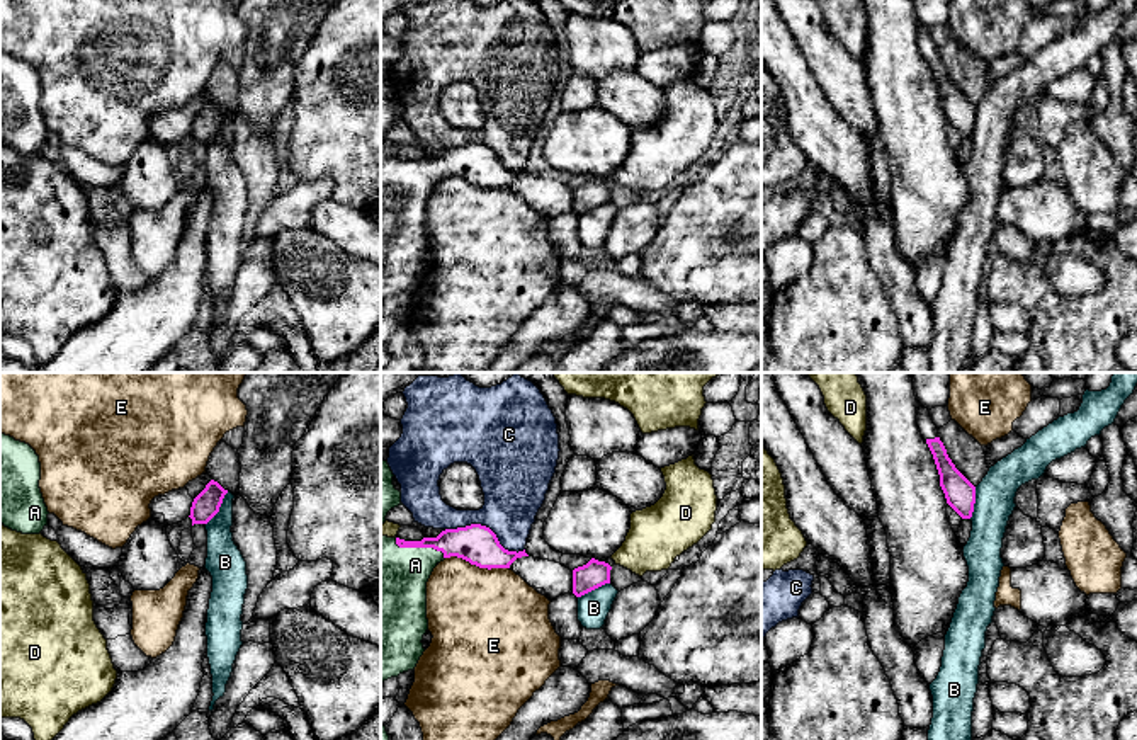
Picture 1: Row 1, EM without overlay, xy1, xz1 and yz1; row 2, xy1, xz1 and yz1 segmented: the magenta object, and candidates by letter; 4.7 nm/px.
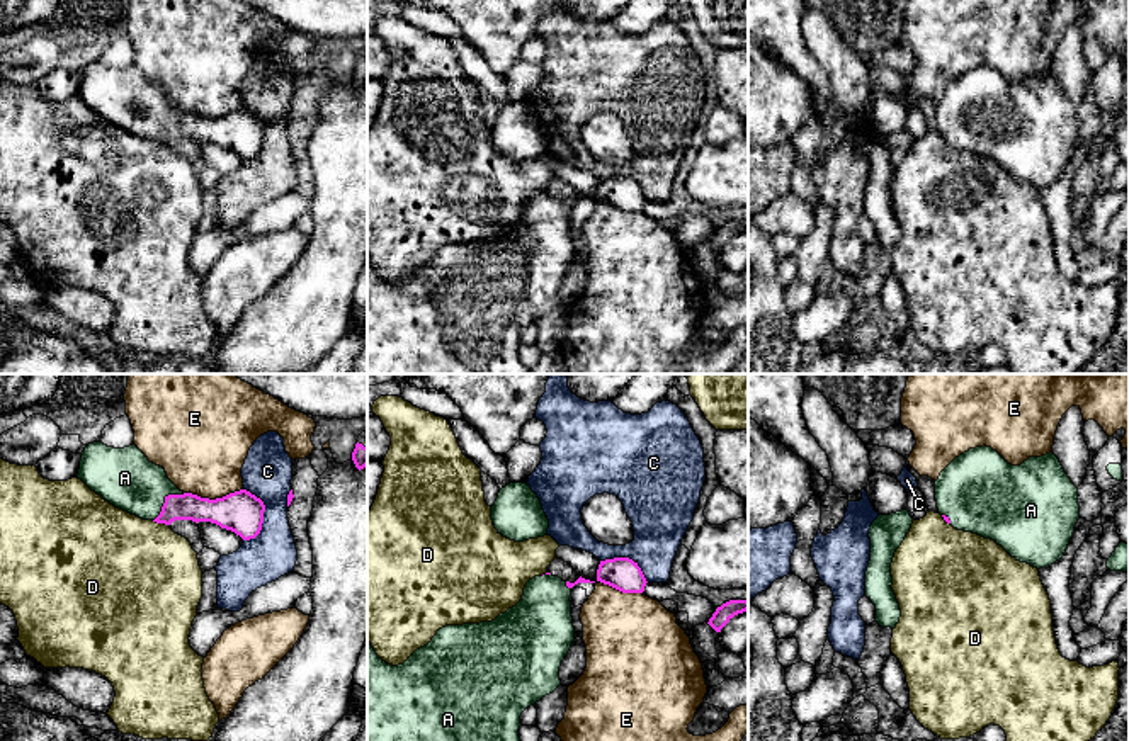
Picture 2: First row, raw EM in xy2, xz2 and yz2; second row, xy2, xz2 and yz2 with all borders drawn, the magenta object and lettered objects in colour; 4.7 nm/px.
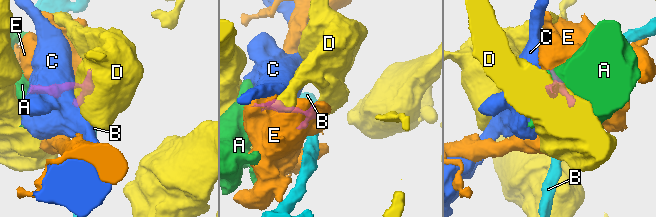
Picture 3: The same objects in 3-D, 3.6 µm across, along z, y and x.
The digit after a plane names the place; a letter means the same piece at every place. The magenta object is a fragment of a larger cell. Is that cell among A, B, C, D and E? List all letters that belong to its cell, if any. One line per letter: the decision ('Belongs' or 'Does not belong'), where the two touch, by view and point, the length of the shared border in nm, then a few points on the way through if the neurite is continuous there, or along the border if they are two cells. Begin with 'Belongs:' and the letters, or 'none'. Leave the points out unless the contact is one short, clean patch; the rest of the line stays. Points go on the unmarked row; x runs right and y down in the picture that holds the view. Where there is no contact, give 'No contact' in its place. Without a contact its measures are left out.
Belongs: A
A: Belongs. Touches magenta at xz1 (420, 165). Shared border 260 nm. Path across: xz1 (473, 162), (420, 165), (384, 204)
B: Does not belong. Touches magenta at xy1 (218, 128). Shared border 190 nm. Boundary: xy1 (228, 111), (220, 130), (206, 143)
C: Does not belong. Touches magenta at xz1 (485, 145). Shared border 400 nm
D: Does not belong. Touches magenta at xy2 (160, 141). Shared border 90 nm
E: Does not belong. Touches magenta at xz1 (478, 184). Shared border 300 nm

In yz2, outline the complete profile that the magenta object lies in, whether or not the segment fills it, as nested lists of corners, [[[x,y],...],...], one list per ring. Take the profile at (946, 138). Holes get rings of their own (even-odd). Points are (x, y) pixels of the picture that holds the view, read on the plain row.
[[[991,66],[969,68],[940,92],[935,121],[954,148],[991,158],[1037,189],[1063,178],[1080,138],[1078,107],[1052,71],[1012,85]]]

